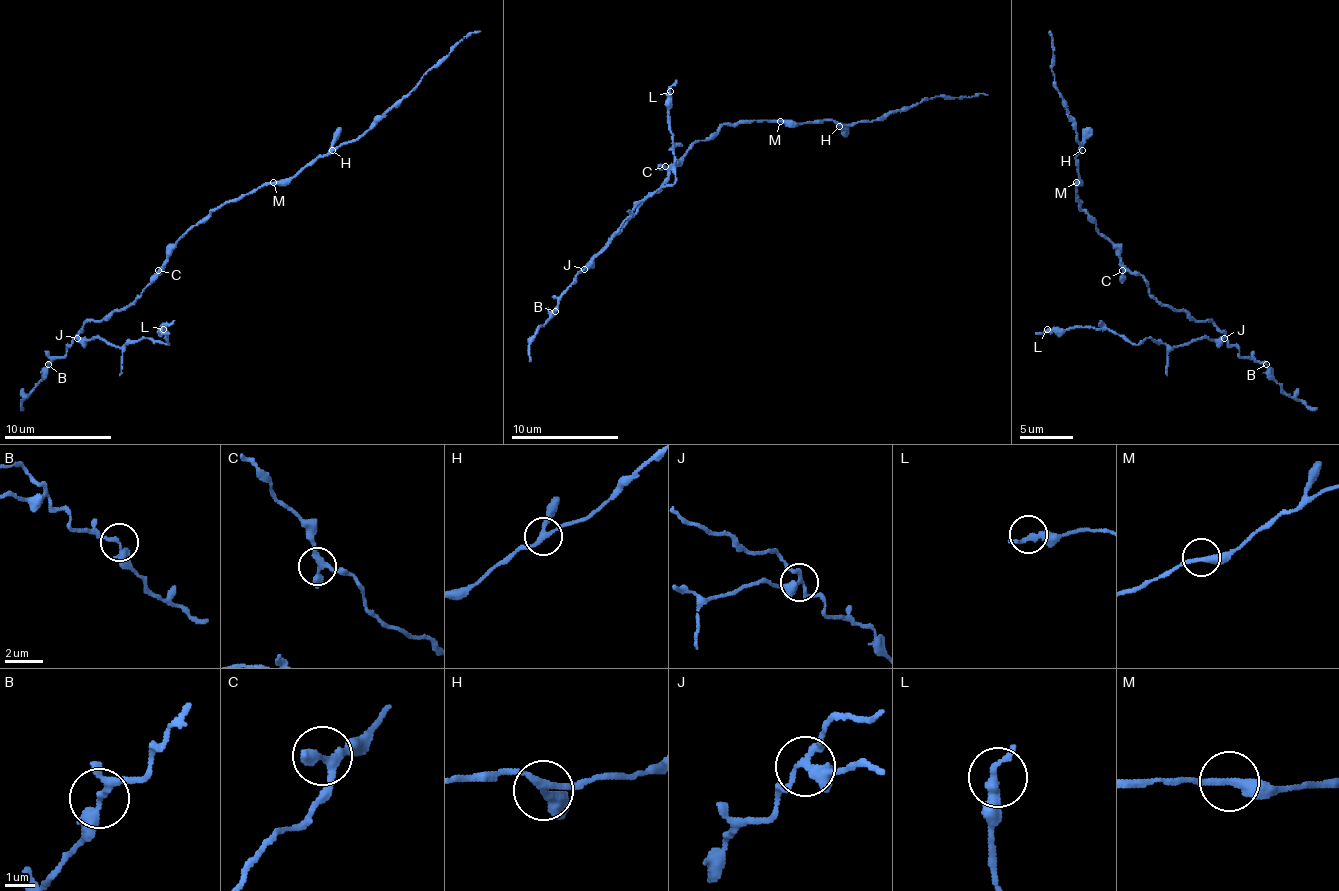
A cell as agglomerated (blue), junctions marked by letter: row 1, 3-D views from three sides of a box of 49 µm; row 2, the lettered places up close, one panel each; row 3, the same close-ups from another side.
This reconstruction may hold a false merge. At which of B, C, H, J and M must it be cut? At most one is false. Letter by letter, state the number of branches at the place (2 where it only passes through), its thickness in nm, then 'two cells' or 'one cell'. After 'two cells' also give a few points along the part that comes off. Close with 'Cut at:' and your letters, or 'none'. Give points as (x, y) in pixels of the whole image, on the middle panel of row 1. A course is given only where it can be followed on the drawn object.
B: 2 | 280 nm | one cell
C: 3 | 280 nm | one cell
H: 3 | 220 nm | one cell
J: 3 | 280 nm | two cells | (585, 268), (630, 212), (676, 180), (668, 91), (676, 81)
M: 2 | 300 nm | one cell
Cut at: J

